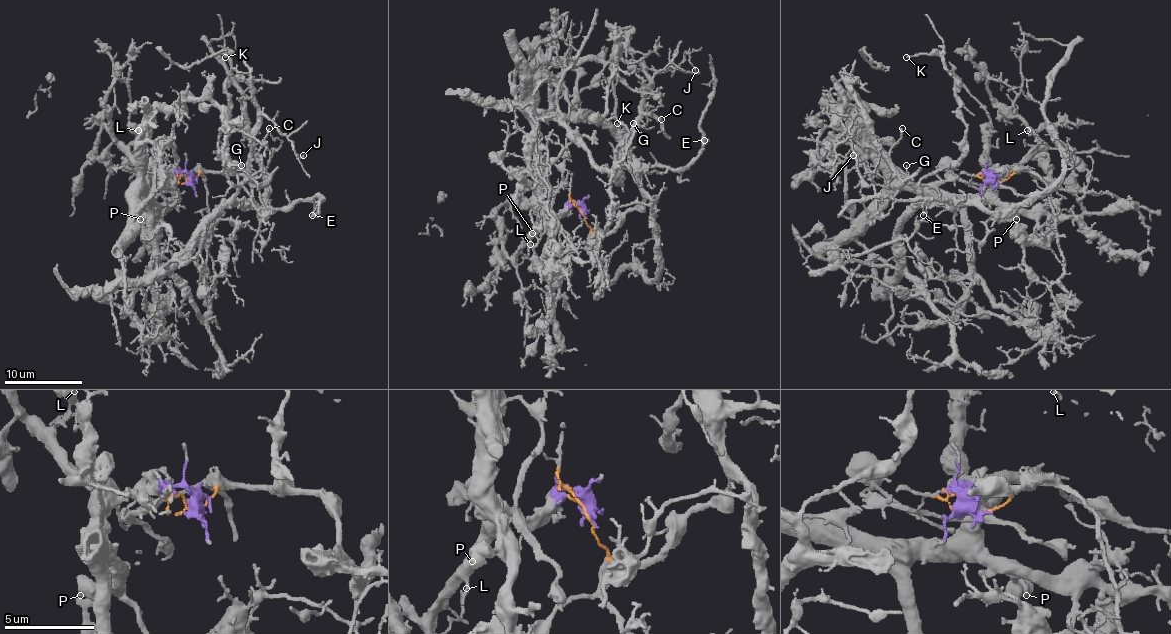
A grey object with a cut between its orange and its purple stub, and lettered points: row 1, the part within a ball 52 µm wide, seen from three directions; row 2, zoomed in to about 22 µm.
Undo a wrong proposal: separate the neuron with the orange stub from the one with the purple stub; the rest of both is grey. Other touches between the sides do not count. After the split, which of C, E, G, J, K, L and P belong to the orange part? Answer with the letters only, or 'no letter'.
C, E, G, J, K

